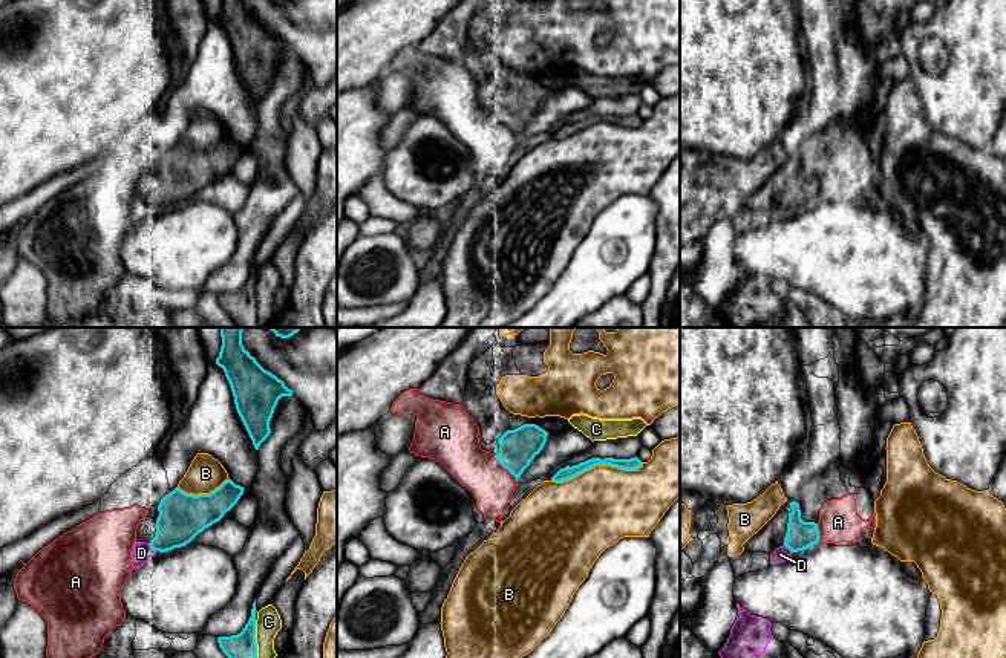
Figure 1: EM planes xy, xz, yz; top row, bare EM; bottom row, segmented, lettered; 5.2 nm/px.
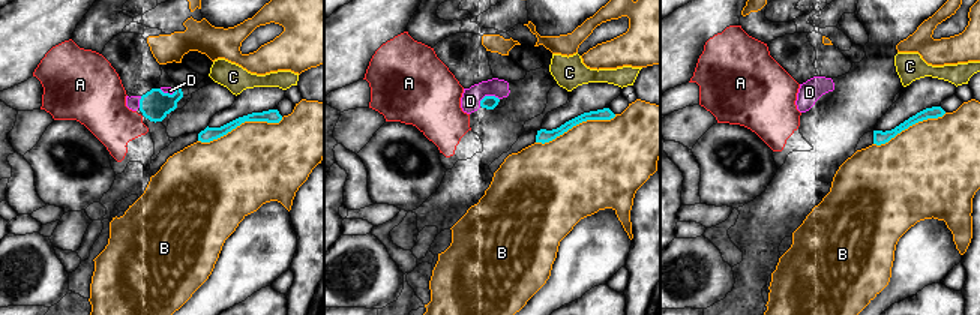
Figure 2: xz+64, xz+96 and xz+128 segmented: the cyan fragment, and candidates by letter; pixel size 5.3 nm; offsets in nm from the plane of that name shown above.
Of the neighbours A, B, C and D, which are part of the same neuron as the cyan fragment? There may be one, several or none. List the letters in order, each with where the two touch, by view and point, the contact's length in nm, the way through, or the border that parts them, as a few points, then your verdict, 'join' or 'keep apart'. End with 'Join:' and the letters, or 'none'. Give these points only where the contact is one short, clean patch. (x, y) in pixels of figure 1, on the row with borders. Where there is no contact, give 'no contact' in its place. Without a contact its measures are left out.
A: contact xz (506, 467); length 190 nm; keep apart
B: contact xz (597, 464); length 500 nm; keep apart
C: contact xy (254, 638); length 200 nm; border xy (254, 620), (258, 657); keep apart
D: contact xy (152, 548); length 60 nm; join
Join: D

